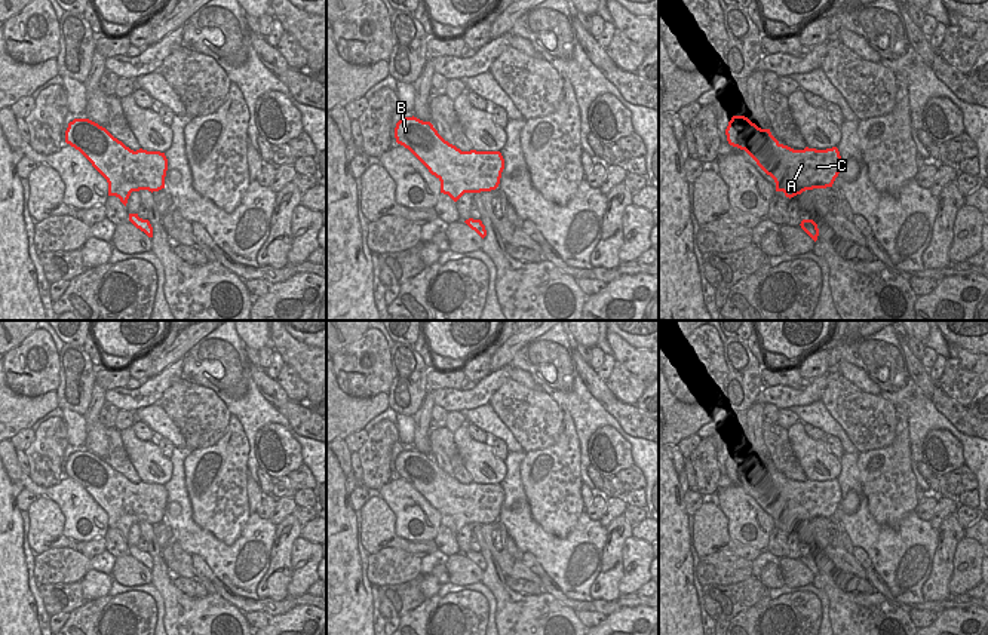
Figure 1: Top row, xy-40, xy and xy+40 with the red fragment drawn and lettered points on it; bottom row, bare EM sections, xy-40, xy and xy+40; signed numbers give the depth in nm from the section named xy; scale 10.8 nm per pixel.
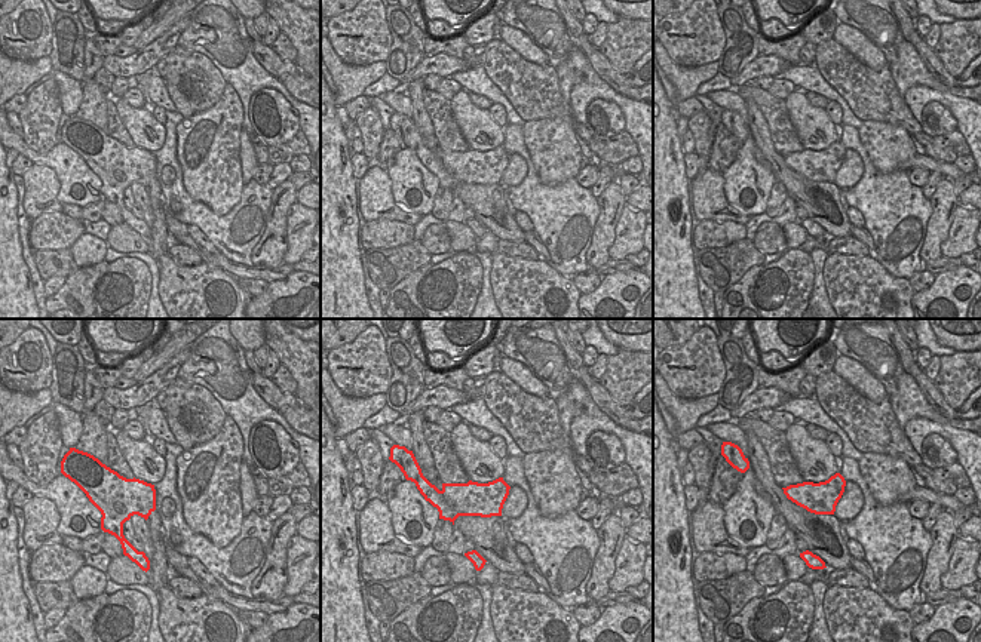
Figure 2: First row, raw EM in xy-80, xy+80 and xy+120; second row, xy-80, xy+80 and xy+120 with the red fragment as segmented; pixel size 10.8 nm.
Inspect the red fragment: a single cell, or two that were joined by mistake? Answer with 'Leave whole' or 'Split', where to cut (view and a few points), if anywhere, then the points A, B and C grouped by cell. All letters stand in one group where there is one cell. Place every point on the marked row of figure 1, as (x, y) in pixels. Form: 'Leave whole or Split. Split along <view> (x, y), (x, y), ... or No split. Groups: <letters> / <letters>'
Leave whole. No split. Groups: A B C

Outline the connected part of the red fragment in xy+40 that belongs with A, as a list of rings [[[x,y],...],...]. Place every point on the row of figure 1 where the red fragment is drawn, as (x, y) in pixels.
[[[733,116],[725,129],[730,145],[745,150],[776,182],[776,191],[794,197],[806,190],[832,187],[841,171],[837,147],[794,150],[745,116]]]

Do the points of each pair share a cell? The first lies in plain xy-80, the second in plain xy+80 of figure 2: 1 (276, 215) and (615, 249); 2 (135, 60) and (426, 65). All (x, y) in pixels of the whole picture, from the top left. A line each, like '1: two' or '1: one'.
1: two
2: one

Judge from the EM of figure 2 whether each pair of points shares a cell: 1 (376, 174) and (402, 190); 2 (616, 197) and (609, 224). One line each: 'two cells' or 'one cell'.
1: two cells
2: one cell

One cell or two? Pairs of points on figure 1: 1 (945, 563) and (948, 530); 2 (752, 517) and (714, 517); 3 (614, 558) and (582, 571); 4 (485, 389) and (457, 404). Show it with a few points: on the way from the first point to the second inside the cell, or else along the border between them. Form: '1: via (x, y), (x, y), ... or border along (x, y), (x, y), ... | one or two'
1: via (945, 555), (948, 537) | one
2: border along (714, 496), (727, 520), (727, 533), (748, 545) | two
3: border along (607, 530), (601, 570), (591, 585), (591, 598) | two
4: via (478, 396), (465, 399) | one

